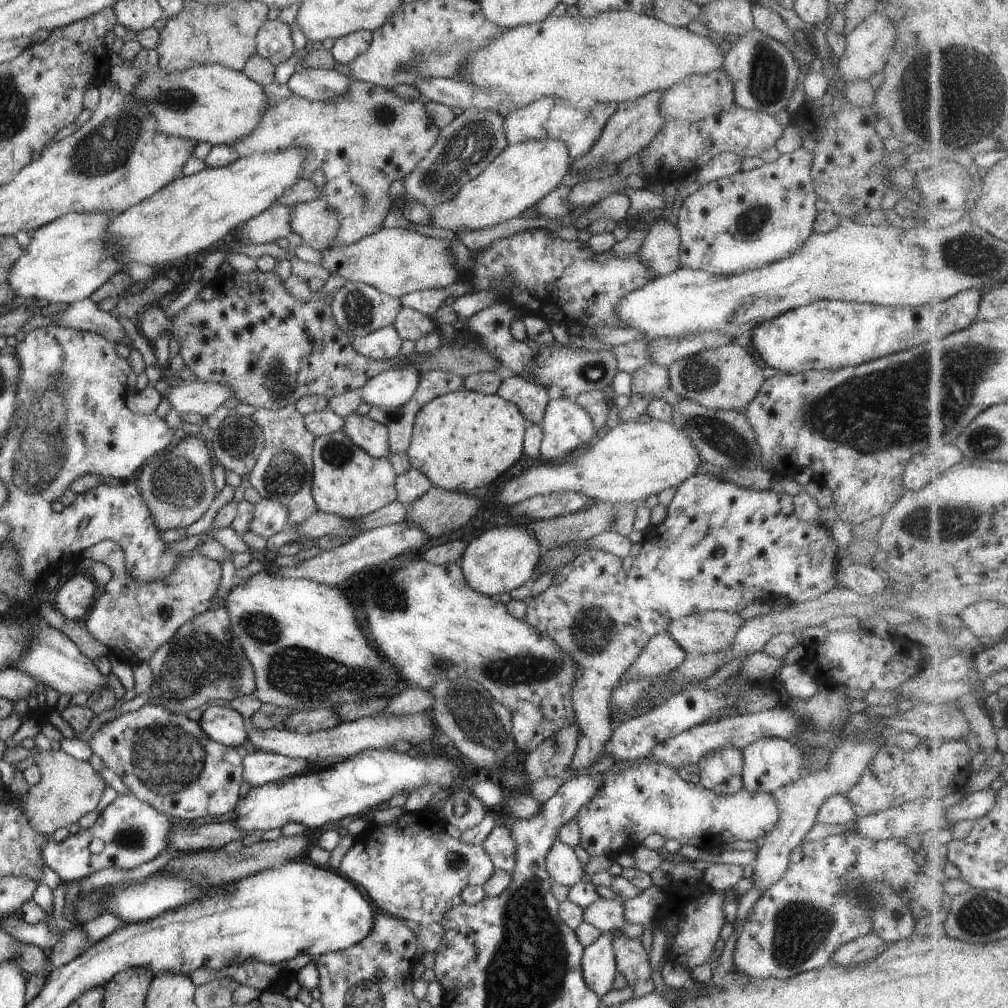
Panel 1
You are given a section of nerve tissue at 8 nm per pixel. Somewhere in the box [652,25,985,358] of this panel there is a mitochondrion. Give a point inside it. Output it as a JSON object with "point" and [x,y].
{"point":[767,85]}

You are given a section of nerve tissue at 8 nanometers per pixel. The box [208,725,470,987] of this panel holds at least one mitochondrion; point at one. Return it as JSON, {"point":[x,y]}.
{"point":[455,863]}

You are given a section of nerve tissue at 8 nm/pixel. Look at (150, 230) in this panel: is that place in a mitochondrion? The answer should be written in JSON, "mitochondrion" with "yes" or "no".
{"mitochondrion":"no"}

